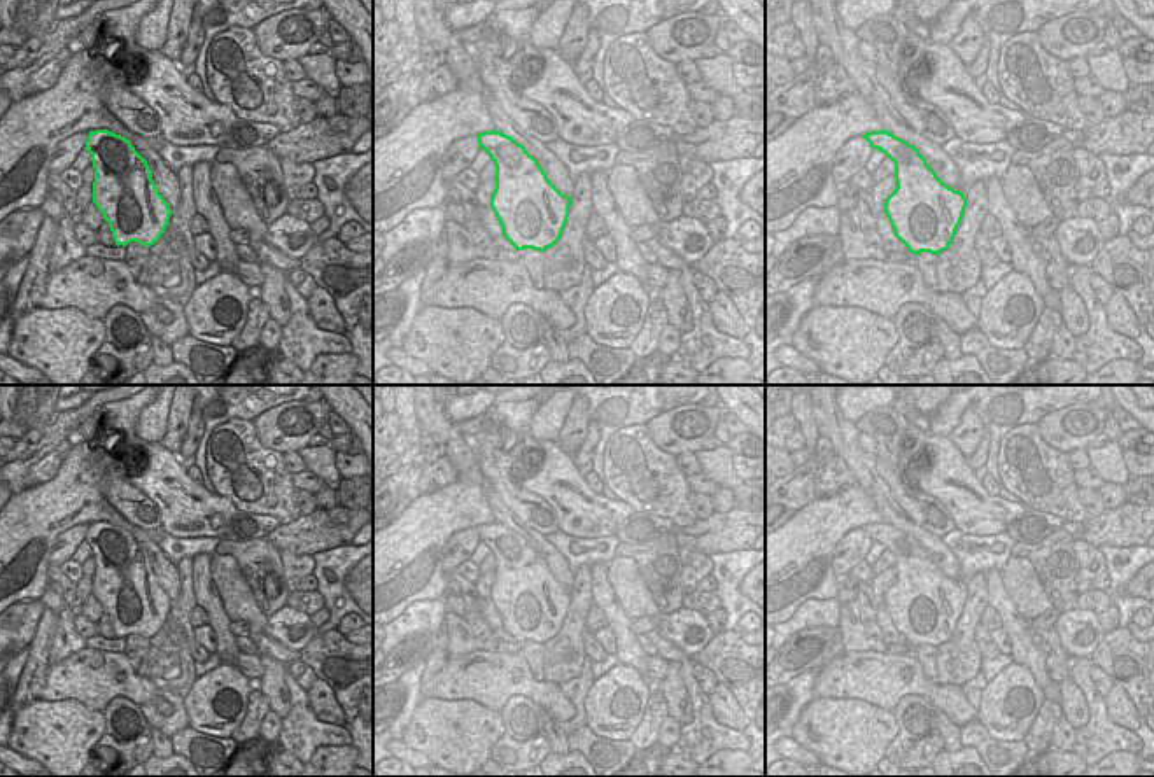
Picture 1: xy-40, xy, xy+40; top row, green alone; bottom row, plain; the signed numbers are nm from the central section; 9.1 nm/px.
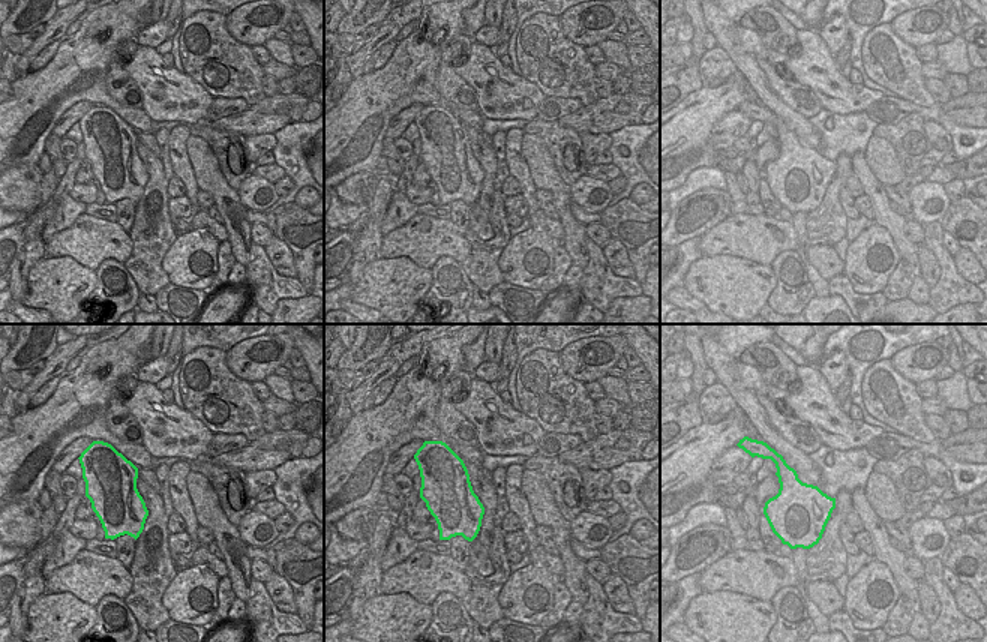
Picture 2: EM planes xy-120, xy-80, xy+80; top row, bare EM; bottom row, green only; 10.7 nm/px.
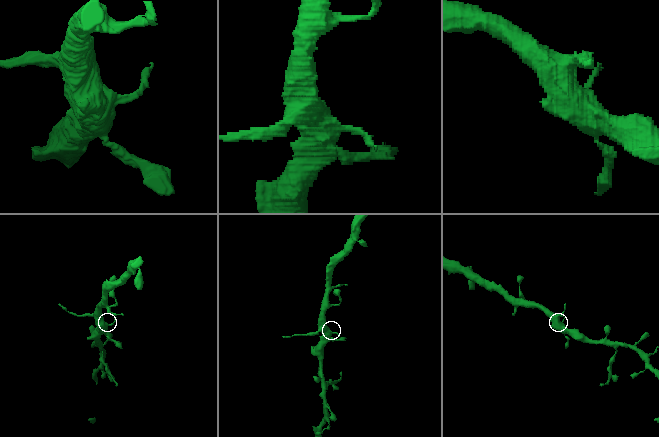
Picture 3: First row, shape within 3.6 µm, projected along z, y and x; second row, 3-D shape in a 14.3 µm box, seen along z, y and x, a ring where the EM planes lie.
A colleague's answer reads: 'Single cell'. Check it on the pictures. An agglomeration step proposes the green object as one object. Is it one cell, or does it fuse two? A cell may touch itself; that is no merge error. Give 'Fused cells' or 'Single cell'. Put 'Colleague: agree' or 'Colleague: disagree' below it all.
Fused cells
Colleague: disagree

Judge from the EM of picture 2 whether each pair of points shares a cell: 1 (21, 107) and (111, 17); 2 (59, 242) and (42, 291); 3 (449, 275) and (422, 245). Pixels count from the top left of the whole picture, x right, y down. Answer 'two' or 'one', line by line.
1: one
2: two
3: two

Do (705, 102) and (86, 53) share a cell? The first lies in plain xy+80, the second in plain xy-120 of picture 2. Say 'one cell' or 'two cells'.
one cell

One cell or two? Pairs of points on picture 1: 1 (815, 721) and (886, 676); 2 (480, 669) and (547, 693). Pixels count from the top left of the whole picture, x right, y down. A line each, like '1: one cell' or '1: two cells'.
1: two cells
2: one cell

